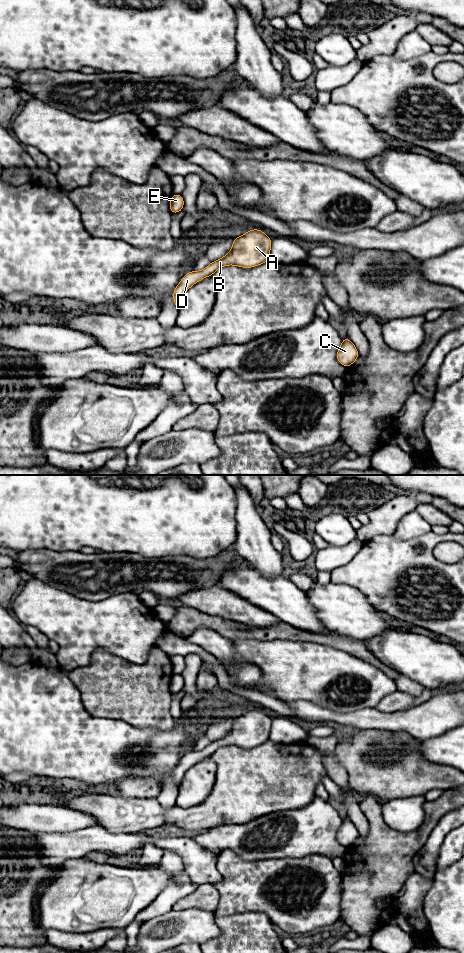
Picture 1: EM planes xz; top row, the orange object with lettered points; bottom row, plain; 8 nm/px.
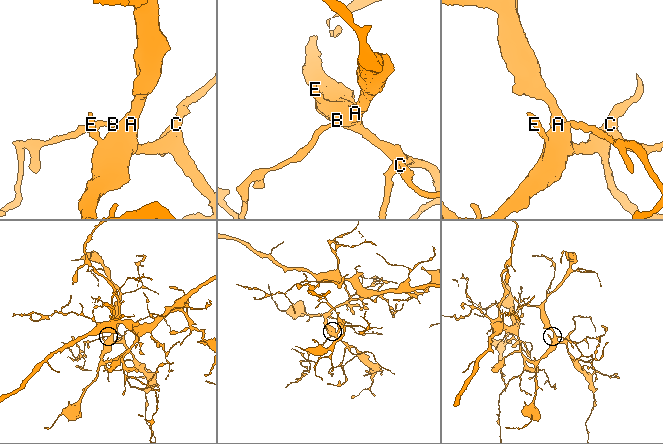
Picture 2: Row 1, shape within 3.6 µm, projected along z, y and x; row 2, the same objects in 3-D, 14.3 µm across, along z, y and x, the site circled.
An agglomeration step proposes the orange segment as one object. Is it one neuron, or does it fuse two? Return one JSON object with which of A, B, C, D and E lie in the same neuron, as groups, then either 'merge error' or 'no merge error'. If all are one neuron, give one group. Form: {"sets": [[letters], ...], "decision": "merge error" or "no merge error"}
{"sets": [["A", "B", "C", "D", "E"]], "decision": "no merge error"}

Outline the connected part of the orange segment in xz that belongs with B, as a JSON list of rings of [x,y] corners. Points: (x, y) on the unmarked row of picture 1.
[[[252,709],[244,715],[233,718],[228,734],[201,751],[192,750],[184,755],[173,771],[173,781],[179,787],[185,772],[200,760],[212,756],[220,747],[235,745],[242,748],[256,747],[269,740],[272,718],[260,709]]]

